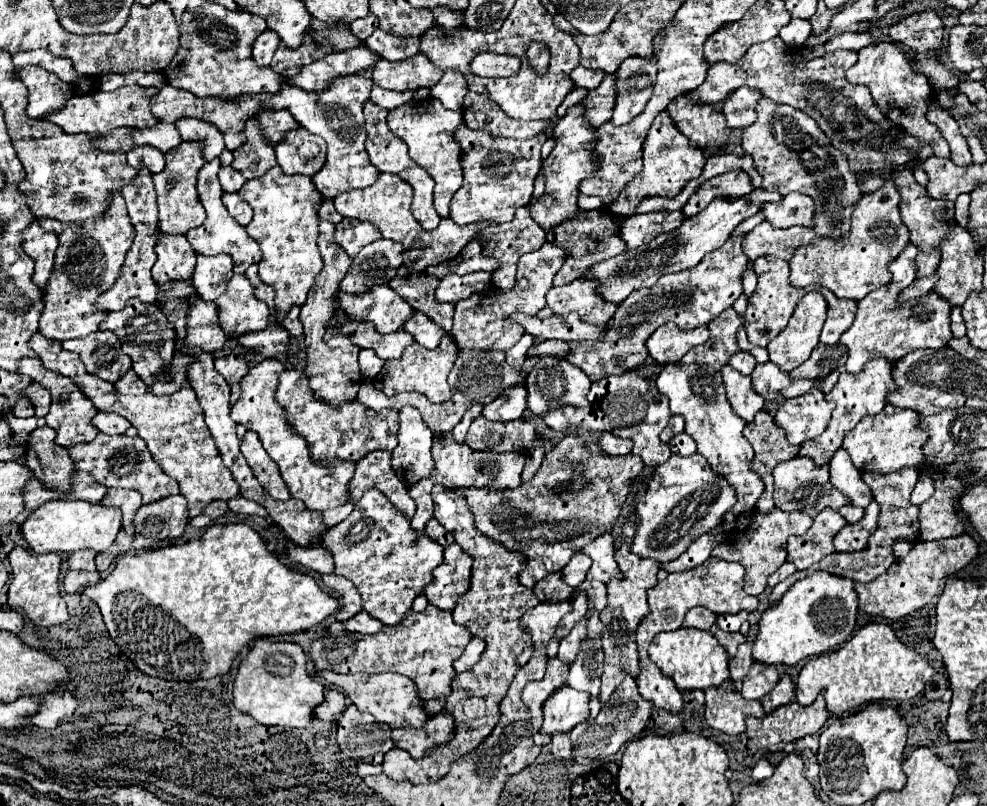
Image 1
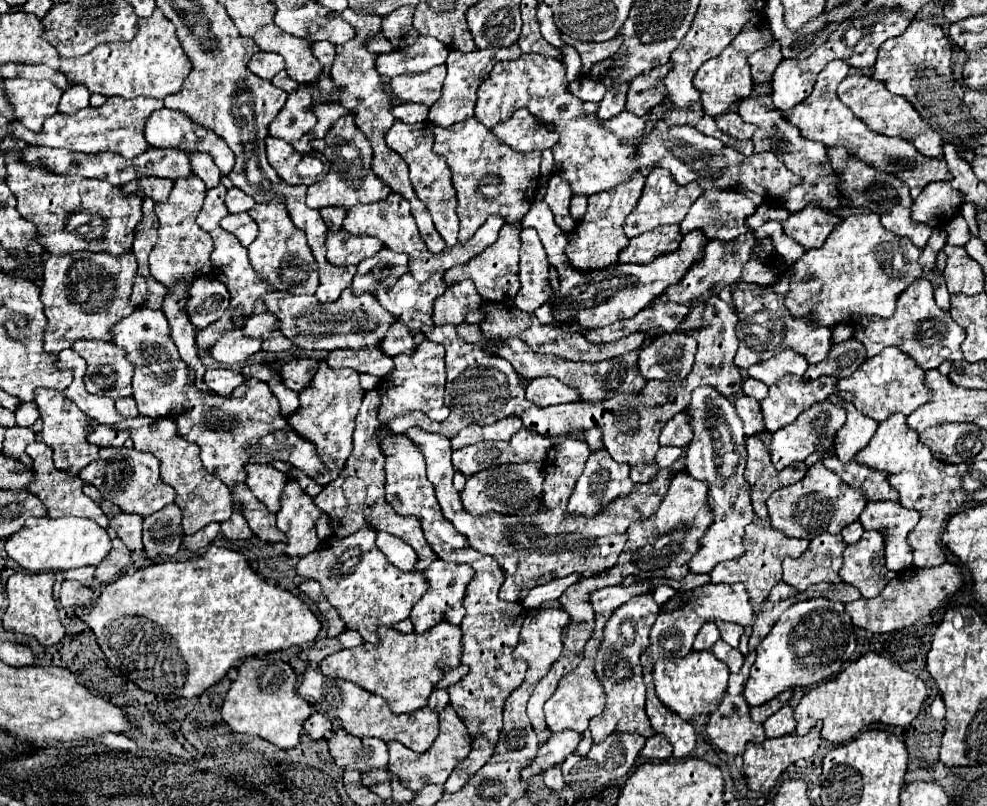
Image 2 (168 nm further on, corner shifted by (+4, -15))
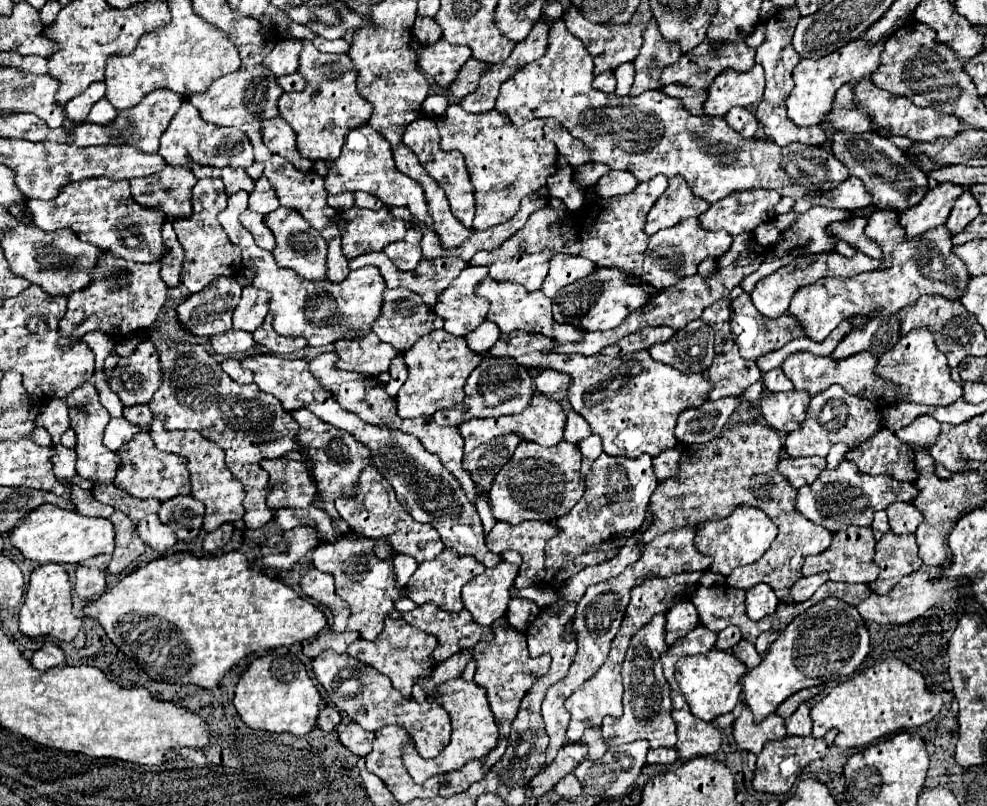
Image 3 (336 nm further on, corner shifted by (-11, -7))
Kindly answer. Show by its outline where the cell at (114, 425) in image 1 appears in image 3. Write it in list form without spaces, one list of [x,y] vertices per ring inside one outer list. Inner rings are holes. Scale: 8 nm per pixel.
[[[124,417],[118,419],[110,419],[106,433],[104,433],[104,445],[110,451],[118,451],[124,443],[128,443],[136,433],[140,431],[140,427],[136,427],[134,423],[128,423]]]

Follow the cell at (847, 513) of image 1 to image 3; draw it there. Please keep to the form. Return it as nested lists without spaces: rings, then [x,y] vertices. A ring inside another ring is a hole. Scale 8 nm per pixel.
[[[876,511],[874,515],[874,521],[872,521],[872,531],[874,531],[874,539],[878,541],[886,531],[888,531],[888,517],[886,517],[886,511]]]

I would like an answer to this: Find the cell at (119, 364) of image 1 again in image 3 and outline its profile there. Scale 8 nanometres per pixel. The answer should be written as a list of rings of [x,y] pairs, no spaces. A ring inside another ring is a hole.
[[[146,339],[128,357],[120,357],[108,379],[110,389],[128,405],[148,403],[154,391],[160,387],[162,371],[154,345]]]

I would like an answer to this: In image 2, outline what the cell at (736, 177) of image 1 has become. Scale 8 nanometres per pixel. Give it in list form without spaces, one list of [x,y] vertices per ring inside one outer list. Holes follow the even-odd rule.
[[[709,189],[703,191],[703,195],[693,203],[693,207],[689,209],[687,217],[681,221],[681,233],[687,235],[689,231],[703,231],[703,235],[707,239],[721,239],[721,241],[733,241],[735,237],[747,233],[749,229],[745,227],[745,219],[749,215],[753,215],[757,209],[757,205],[745,197],[743,193],[735,193],[735,191],[717,191],[717,189]]]

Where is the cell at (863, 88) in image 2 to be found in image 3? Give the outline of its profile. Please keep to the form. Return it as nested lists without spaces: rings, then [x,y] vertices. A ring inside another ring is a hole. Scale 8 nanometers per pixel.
[[[862,79],[860,83],[856,83],[854,101],[872,117],[878,129],[892,131],[892,135],[906,135],[916,141],[936,141],[936,139],[954,139],[960,133],[958,117],[936,113],[932,107],[916,107],[910,99],[902,99],[902,95],[892,95],[876,87],[870,79]]]

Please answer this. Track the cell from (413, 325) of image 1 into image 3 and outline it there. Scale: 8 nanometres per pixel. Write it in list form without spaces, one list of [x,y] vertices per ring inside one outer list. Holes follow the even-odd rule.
[[[400,287],[400,289],[386,289],[384,305],[382,305],[382,315],[372,325],[372,331],[380,337],[380,341],[390,343],[396,351],[404,353],[422,335],[428,335],[430,331],[442,329],[442,327],[444,327],[444,319],[440,319],[430,307],[424,307],[424,301],[422,301],[422,297],[418,293]]]

